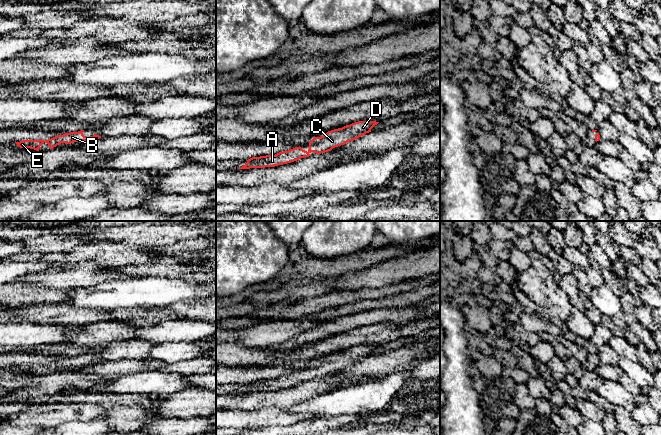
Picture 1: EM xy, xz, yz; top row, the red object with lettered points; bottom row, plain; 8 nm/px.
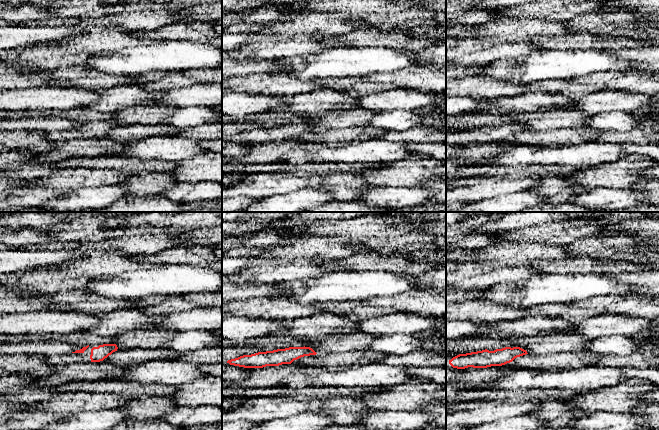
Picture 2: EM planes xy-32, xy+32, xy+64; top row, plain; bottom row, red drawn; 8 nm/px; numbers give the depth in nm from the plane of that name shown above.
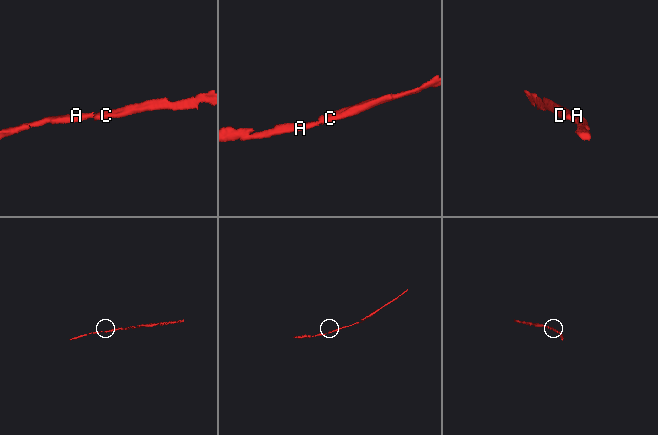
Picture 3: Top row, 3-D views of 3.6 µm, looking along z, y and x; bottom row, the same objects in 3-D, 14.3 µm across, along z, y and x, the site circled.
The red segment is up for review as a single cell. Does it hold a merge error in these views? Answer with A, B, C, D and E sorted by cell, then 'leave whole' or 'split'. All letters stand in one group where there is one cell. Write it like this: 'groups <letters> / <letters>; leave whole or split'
groups A B C D E; leave whole

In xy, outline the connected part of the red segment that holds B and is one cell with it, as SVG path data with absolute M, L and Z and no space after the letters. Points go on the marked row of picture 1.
M78 131L78 132L70 132L70 133L65 133L63 135L58 135L55 136L54 138L48 139L48 140L23 140L20 142L15 142L17 146L20 148L30 148L39 151L40 146L46 142L49 145L50 149L53 149L57 145L61 143L73 143L73 142L93 142L101 138L101 136L94 134L91 137L87 137L83 135L83 131Z

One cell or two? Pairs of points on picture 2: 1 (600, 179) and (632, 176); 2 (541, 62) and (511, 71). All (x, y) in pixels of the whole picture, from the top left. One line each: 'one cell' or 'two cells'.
1: one cell
2: one cell

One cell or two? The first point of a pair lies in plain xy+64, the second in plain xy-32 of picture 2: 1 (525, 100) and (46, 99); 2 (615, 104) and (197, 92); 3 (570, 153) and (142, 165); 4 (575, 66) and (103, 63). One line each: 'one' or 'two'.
1: two
2: one
3: two
4: one

